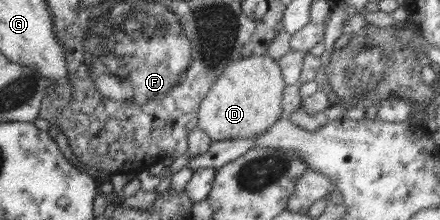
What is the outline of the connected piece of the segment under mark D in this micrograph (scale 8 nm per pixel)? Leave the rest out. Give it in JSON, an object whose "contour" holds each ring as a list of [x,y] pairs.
{"contour":[[[251,55],[232,61],[202,99],[198,111],[198,128],[212,141],[251,139],[265,133],[283,112],[284,77],[276,59]]]}

